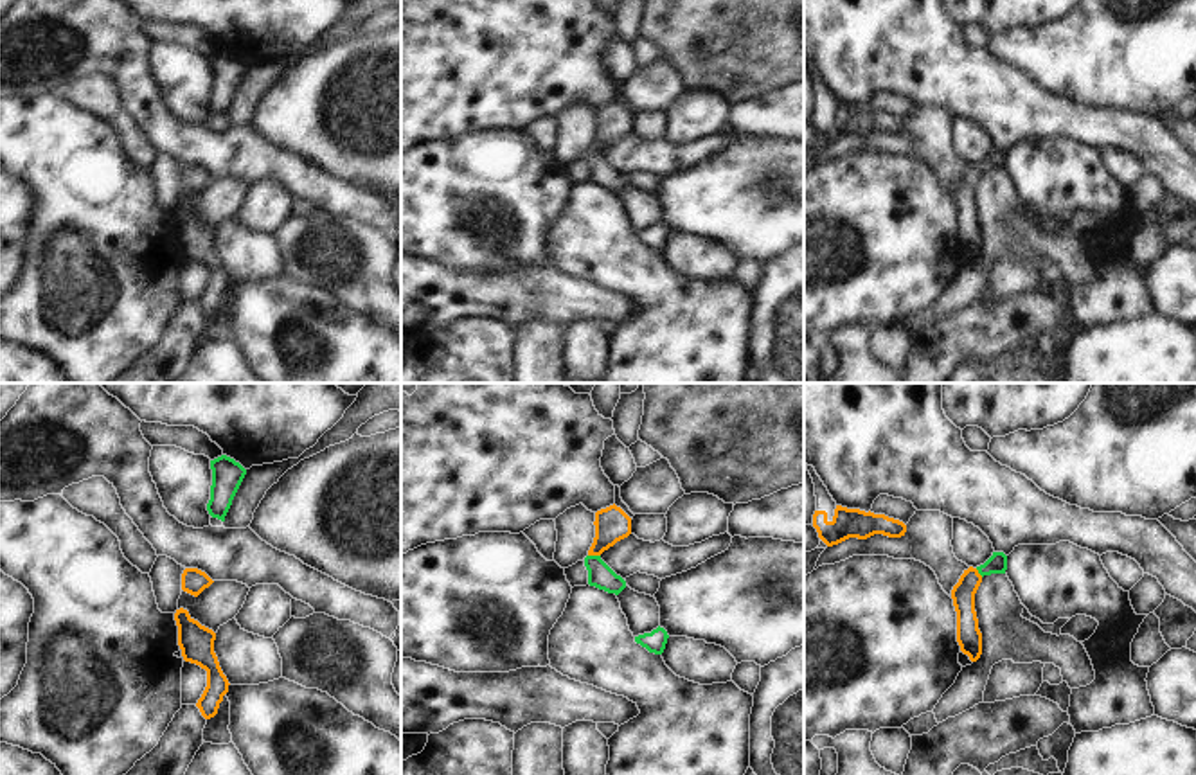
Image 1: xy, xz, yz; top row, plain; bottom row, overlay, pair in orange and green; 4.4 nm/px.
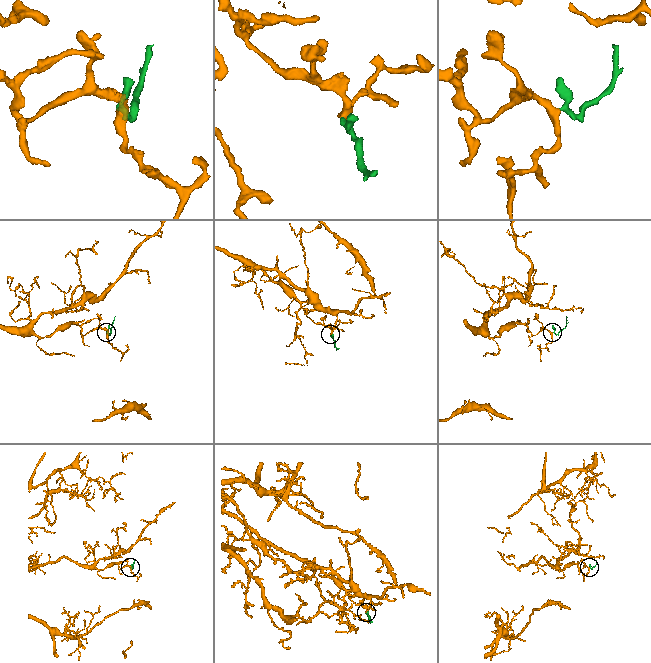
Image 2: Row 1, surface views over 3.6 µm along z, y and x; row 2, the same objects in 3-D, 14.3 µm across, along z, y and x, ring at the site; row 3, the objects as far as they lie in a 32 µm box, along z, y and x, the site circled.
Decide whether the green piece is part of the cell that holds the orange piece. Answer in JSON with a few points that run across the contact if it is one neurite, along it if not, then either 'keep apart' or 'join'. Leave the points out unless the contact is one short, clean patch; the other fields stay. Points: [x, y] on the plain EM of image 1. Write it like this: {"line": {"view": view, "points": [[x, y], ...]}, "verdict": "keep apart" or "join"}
{"line": {"view": "xz", "points": [[612, 121], [594, 151], [594, 162], [601, 173]]}, "verdict": "join"}

